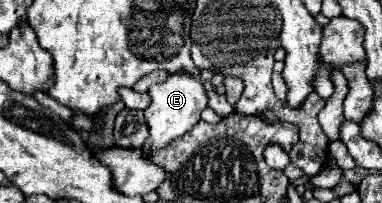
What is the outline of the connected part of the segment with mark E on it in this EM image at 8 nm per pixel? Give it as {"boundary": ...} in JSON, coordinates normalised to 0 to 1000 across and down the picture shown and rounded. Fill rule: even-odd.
{"boundary":[[[448,365],[427,414],[406,414],[401,433],[390,433],[390,473],[395,512],[390,532],[380,532],[380,591],[390,621],[390,680],[374,709],[380,759],[437,729],[453,690],[495,650],[521,601],[521,562],[542,522],[542,463],[531,424],[490,365]]]}

